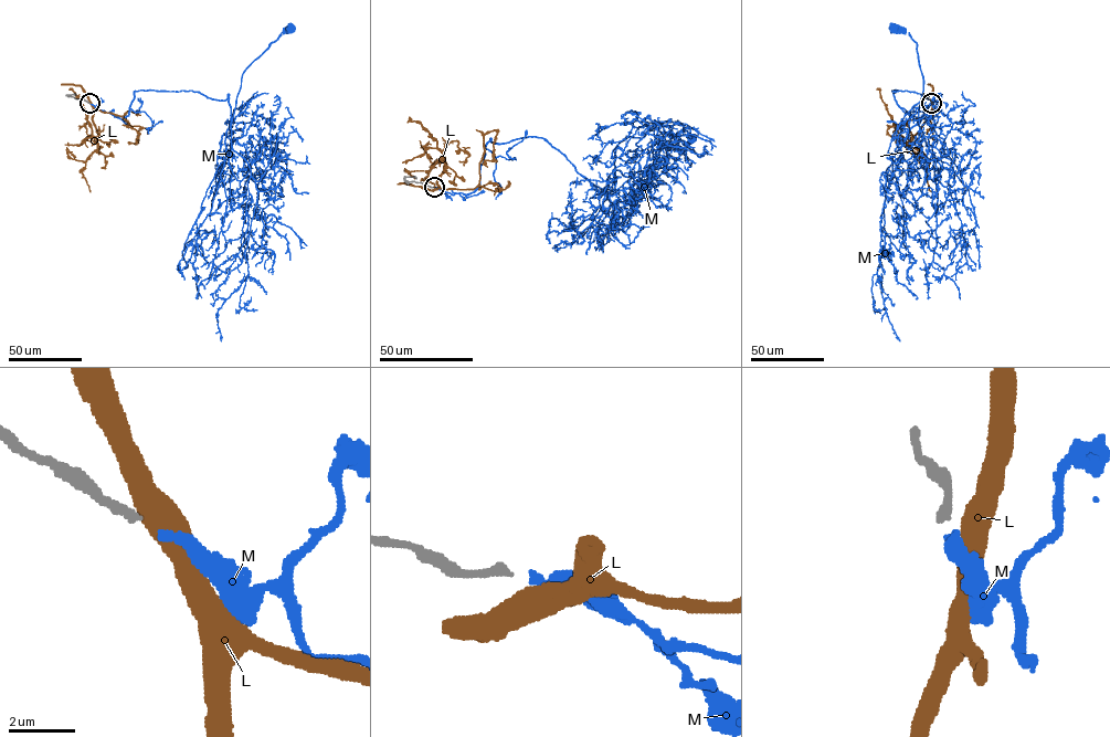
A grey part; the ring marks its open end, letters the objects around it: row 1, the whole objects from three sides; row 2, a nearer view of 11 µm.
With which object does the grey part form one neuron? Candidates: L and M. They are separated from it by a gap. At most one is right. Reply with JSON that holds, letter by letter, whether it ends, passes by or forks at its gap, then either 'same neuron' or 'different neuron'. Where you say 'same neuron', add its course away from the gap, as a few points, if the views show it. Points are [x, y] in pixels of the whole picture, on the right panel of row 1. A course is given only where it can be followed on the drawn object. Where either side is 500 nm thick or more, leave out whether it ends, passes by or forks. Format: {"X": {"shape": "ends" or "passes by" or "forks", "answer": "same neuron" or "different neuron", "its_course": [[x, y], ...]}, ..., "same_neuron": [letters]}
{"L": {"answer": "different neuron"}, "M": {"shape": "ends", "answer": "same neuron", "its_course": [[931, 104], [937, 115], [919, 118], [895, 99], [894, 90], [933, 97], [918, 123], [917, 43], [892, 28]]}, "same_neuron": ["M"]}

